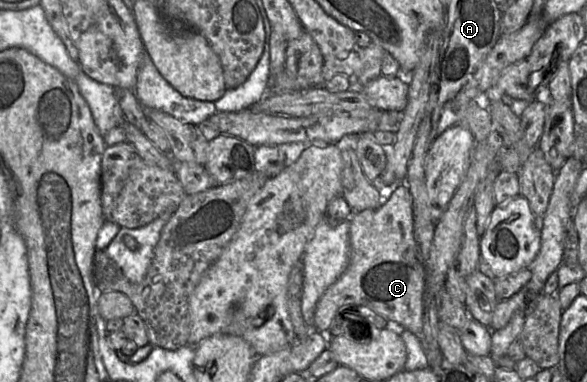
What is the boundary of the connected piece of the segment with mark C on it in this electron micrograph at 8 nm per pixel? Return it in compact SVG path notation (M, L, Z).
M405 177L379 207L351 213L349 263L317 302L314 328L326 333L341 307L361 305L382 315L387 321L386 328L394 332L407 329L421 342L424 287L425 267L418 257L413 233L412 197Z

